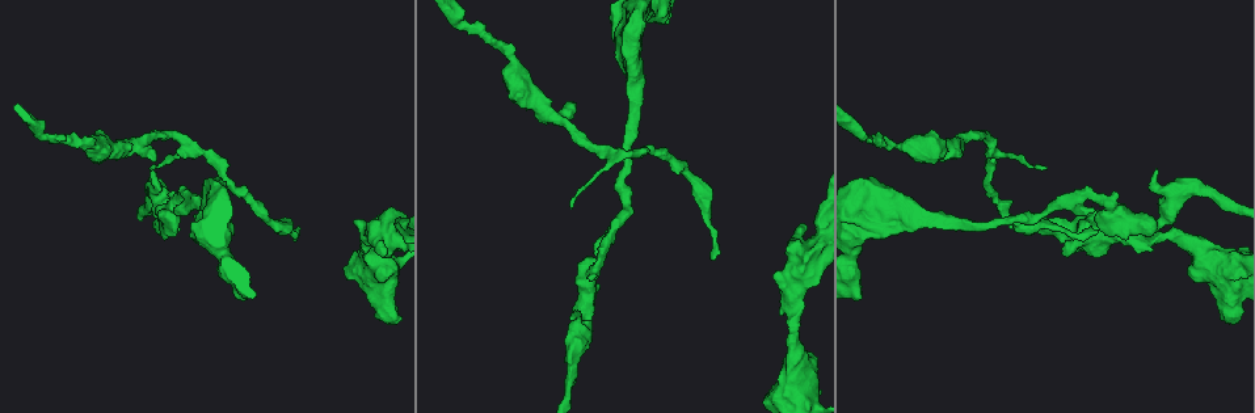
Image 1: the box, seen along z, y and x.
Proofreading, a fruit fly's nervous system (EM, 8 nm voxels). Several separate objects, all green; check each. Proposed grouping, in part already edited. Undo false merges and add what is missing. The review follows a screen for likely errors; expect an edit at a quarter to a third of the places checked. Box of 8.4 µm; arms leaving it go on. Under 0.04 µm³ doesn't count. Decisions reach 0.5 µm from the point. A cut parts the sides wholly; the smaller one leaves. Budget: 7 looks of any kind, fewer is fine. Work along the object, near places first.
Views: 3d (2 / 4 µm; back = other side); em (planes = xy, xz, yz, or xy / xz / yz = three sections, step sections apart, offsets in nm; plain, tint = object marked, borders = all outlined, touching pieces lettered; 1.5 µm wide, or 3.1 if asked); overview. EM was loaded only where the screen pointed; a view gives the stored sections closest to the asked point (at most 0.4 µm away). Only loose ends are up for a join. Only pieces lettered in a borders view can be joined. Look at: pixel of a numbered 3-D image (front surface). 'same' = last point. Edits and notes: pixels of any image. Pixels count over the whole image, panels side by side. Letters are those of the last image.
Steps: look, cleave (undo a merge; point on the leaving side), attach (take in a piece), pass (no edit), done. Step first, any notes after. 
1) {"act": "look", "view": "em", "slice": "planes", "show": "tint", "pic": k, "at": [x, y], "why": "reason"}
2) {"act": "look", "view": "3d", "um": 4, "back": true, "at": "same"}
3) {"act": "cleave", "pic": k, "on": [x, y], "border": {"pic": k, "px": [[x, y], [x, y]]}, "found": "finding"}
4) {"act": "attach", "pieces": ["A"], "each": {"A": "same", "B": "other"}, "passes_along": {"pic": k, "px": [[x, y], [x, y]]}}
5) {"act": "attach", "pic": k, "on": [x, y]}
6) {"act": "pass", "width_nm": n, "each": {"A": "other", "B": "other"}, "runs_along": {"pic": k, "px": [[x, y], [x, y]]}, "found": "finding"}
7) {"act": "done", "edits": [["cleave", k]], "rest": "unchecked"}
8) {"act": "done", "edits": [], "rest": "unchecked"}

{"act": "look", "view": "3d", "um": 2, "pic": 1, "at": [571, 102], "why": "branch stops here"}

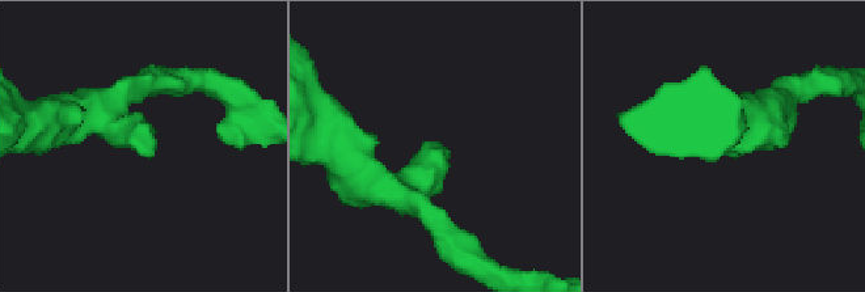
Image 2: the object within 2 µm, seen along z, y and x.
{"act": "look", "view": "em", "slice": "planes", "show": "borders", "pic": 2, "at": [440, 142], "why": "now the EM"}

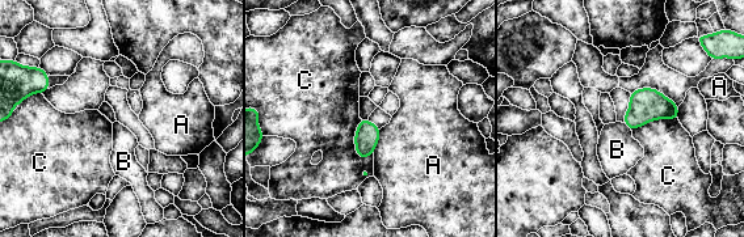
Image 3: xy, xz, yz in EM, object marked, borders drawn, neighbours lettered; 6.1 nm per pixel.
{"act": "pass", "each": {"A": "other", "B": "other", "C": "other"}, "border": {"pic": 3, "px": [[623, 122], [630, 130]]}, "found": "none of them fits"}

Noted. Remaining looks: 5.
{"act": "look", "view": "em", "slice": "yz", "step": 8, "show": "plain", "pic": 1, "at": [150, 168], "why": "thin end"}

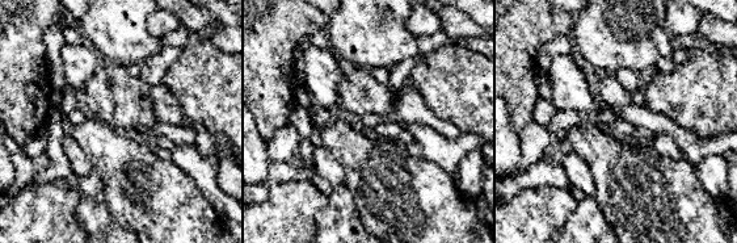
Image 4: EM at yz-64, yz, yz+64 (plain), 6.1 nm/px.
{"act": "look", "view": "em", "slice": "yz", "step": 8, "show": "borders", "at": "same"}

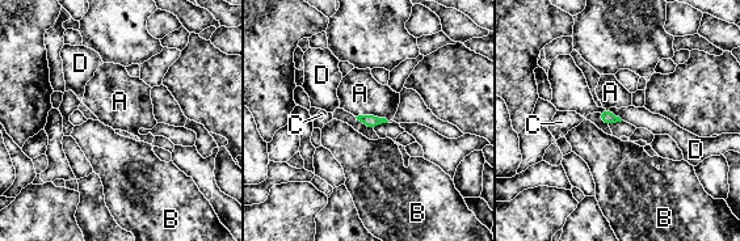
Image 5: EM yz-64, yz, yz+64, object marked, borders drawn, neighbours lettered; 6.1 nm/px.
{"act": "pass", "each": {"A": "other", "B": "other", "C": "other", "D": "other"}, "border": {"pic": 5, "px": [[356, 115], [379, 115], [389, 122]]}, "found": "none of them fits"}

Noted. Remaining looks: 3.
{"act": "look", "view": "em", "slice": "yz", "step": 8, "show": "borders", "pic": 1, "at": [802, 223], "why": "branch stops here"}

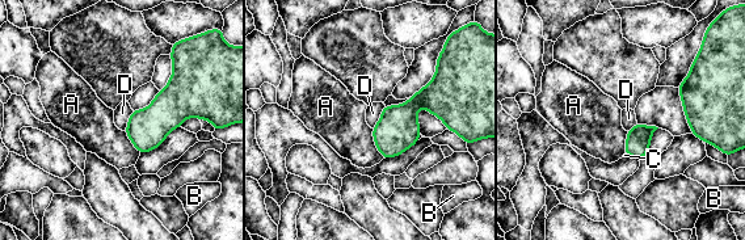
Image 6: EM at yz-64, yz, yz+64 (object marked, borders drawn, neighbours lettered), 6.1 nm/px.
{"act": "pass", "longest_contact_nm": ["A", 200], "each": {"A": "other", "B": "other", "C": "other", "D": "other"}, "border": {"pic": 6, "px": [[371, 129], [374, 144], [384, 158]]}, "found": "no lettered piece goes on from it"}

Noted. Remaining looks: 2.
{"act": "done", "edits": [], "rest": "unchecked"}

